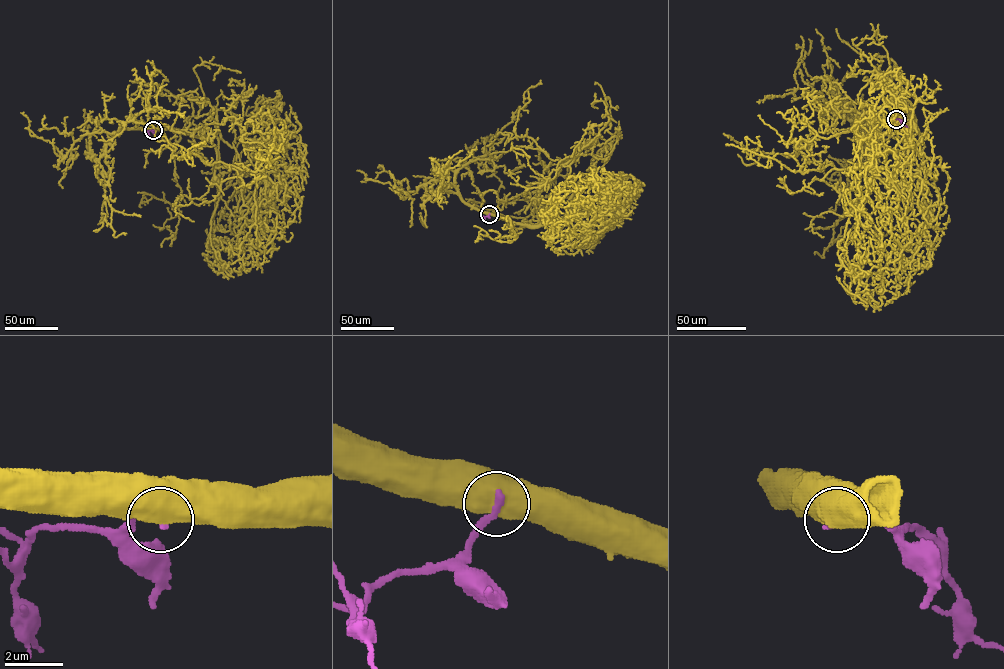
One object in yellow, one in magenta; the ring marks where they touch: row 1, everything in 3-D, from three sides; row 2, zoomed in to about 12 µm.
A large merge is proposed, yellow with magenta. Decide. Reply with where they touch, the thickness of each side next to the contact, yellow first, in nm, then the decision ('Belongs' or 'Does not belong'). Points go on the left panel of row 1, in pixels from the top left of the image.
Place: (153, 130). Thickness 800 nm (yellow) against 260 nm. Does not belong

